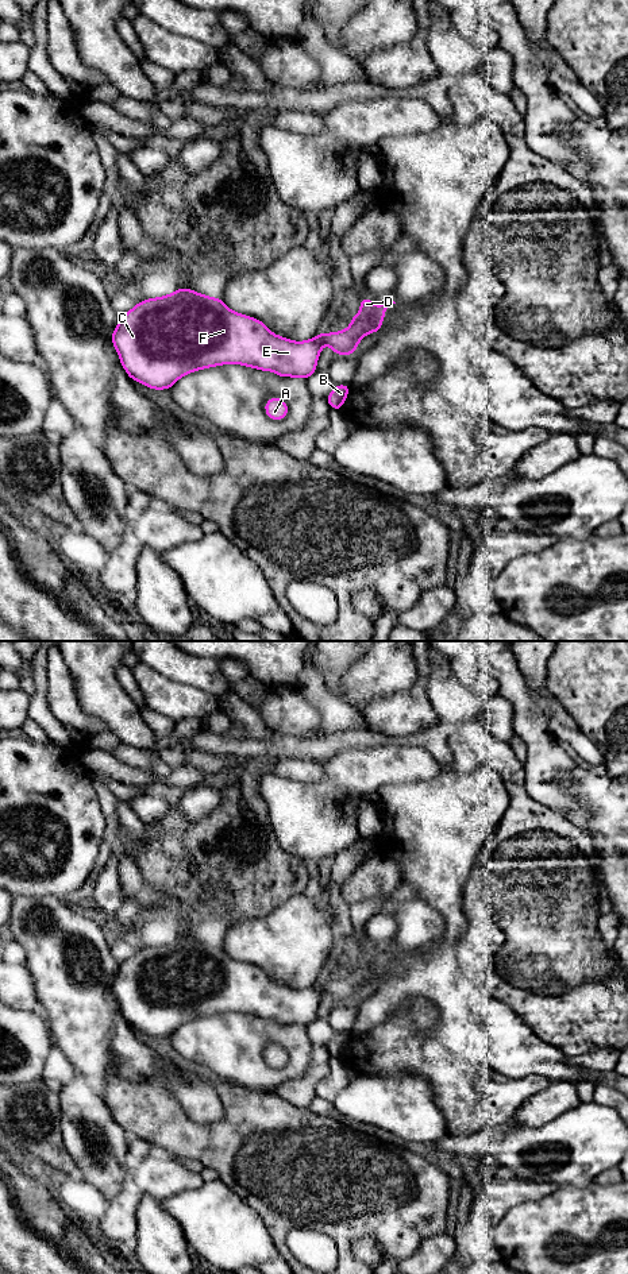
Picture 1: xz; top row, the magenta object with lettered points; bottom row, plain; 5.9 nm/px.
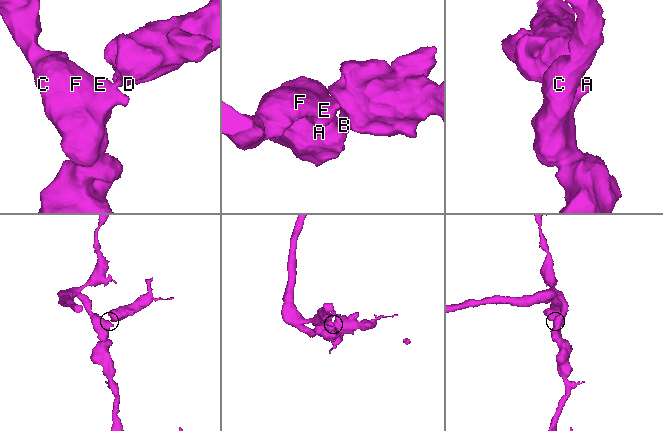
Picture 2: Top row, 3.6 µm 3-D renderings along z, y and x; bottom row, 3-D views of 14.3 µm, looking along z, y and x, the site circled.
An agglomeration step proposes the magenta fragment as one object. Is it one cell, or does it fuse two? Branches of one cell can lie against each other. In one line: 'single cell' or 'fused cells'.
single cell

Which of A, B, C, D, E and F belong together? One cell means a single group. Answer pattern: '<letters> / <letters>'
A B C D E F

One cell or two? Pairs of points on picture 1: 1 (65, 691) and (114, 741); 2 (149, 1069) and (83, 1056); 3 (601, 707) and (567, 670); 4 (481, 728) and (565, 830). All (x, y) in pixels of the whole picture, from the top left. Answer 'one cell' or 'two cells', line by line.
1: one cell
2: one cell
3: one cell
4: one cell

